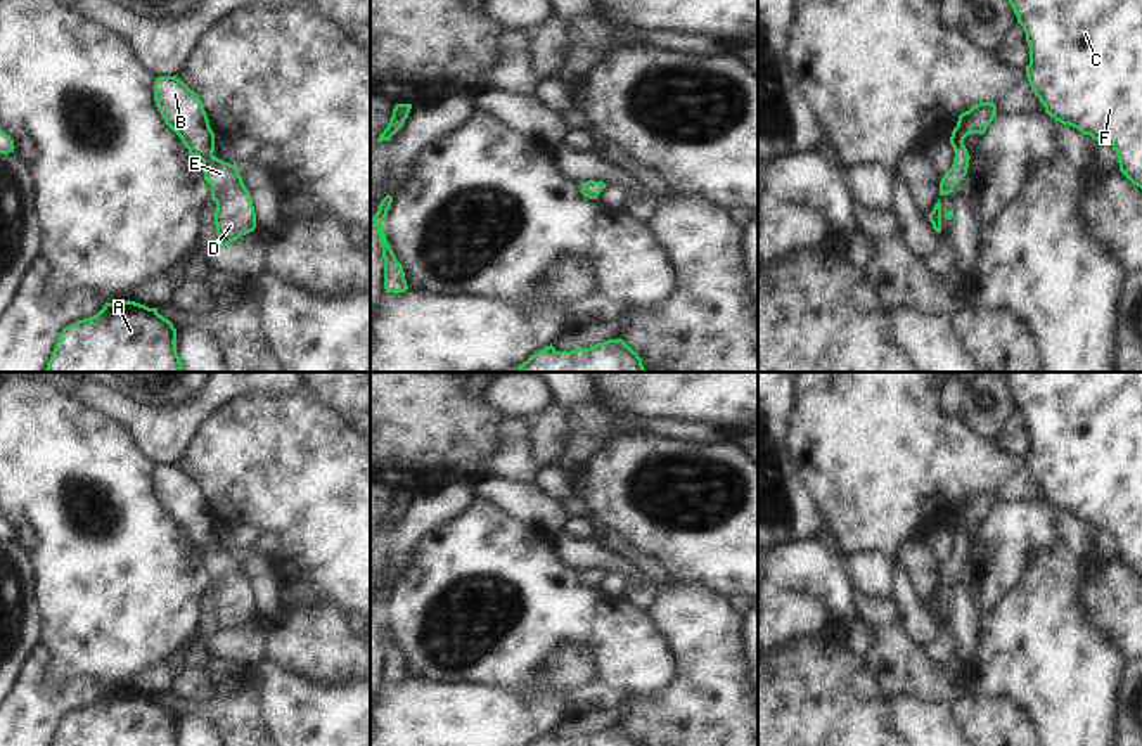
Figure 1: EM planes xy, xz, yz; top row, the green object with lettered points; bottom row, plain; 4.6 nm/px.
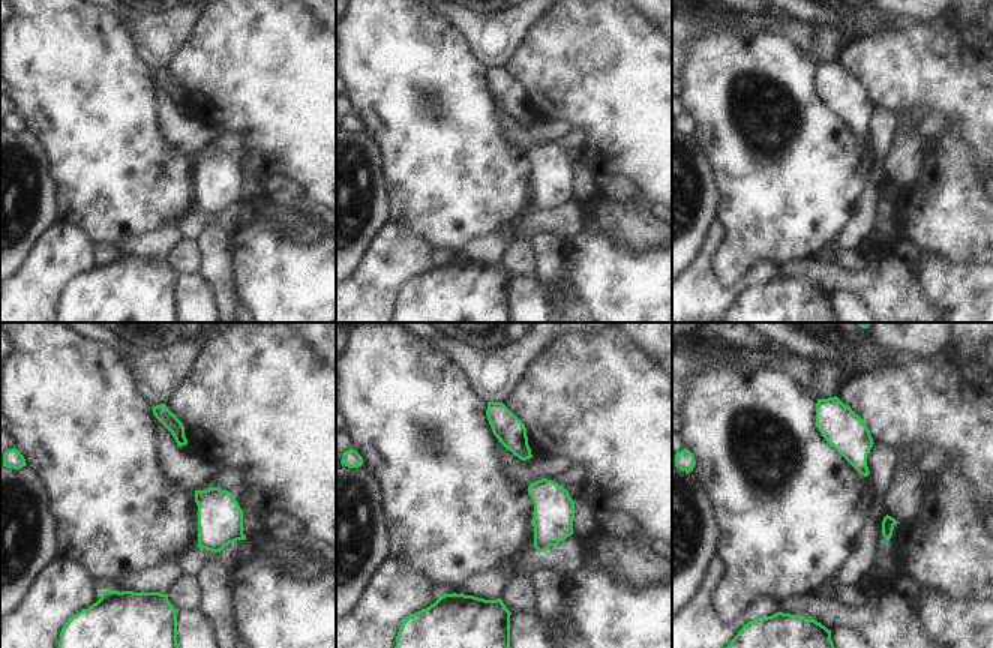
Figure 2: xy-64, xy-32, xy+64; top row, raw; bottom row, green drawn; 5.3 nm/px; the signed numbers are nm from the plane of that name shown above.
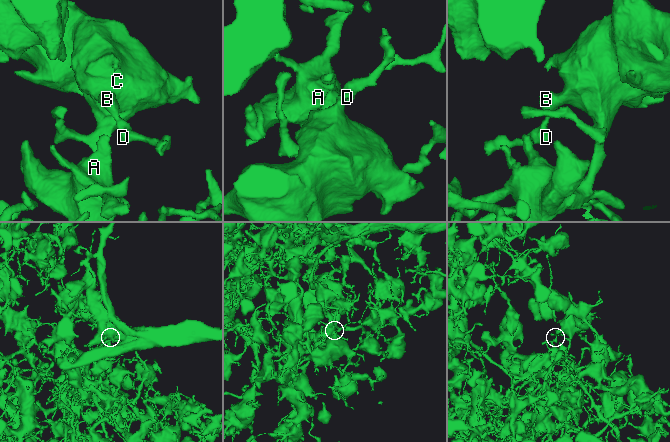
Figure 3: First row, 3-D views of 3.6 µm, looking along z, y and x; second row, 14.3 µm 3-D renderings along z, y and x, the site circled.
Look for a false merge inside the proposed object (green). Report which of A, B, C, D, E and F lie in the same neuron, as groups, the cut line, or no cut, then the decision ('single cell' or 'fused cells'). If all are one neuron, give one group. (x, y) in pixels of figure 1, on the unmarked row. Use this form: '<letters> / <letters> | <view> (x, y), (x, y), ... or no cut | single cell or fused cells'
A B C D E F | no cut | single cell

